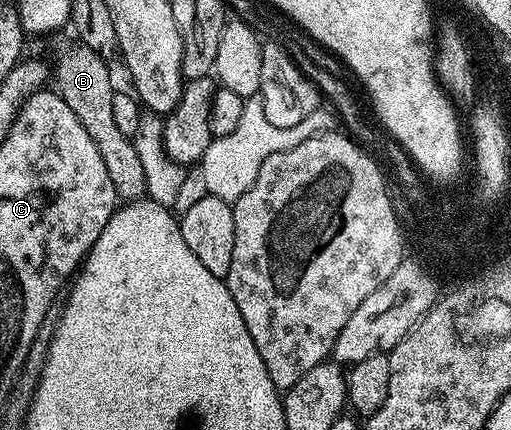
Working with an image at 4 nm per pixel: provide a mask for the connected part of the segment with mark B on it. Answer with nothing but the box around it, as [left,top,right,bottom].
[52,44,146,200]

